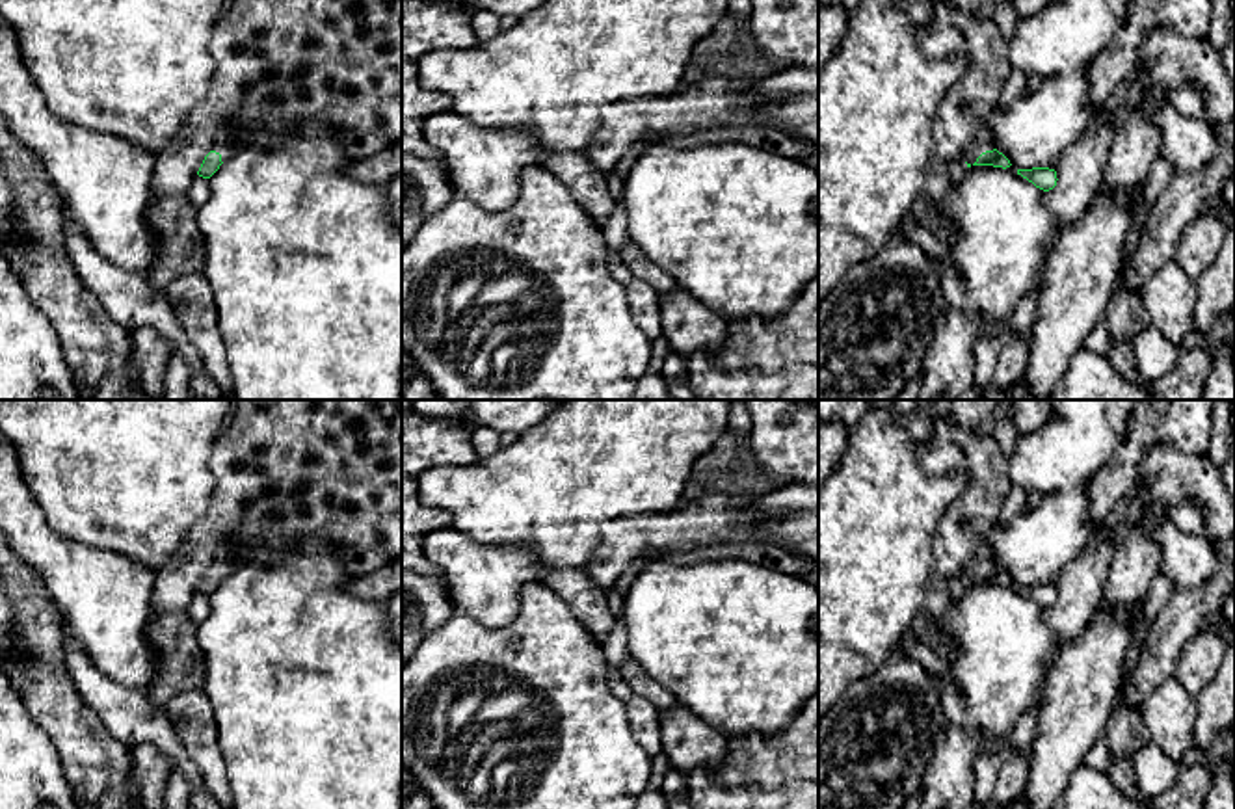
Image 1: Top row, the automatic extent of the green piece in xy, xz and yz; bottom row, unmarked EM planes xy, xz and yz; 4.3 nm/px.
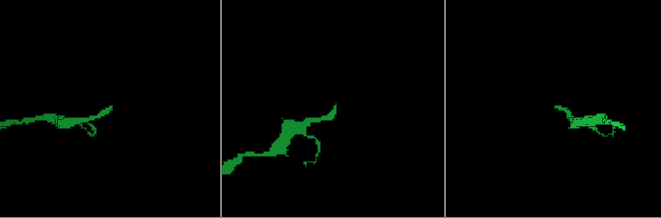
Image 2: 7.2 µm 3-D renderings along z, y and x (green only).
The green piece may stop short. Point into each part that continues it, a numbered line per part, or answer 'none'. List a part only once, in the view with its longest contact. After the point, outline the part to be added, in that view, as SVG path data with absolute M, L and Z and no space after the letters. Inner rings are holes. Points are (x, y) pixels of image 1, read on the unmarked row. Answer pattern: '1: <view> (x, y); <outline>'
1: yz (975, 566); M976 556L976 558L973 558L973 560L965 565L965 578L973 582L982 569L993 567L993 565L995 565L995 562L991 562L991 560L988 560L988 558Z

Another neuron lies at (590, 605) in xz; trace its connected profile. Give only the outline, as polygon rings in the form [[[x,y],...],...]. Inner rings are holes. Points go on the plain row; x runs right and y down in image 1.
[[[582,569],[549,571],[541,582],[571,608],[599,643],[606,642],[616,623],[606,590],[595,586]]]

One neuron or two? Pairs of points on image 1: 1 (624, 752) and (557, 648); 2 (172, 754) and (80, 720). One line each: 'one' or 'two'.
1: one
2: two

